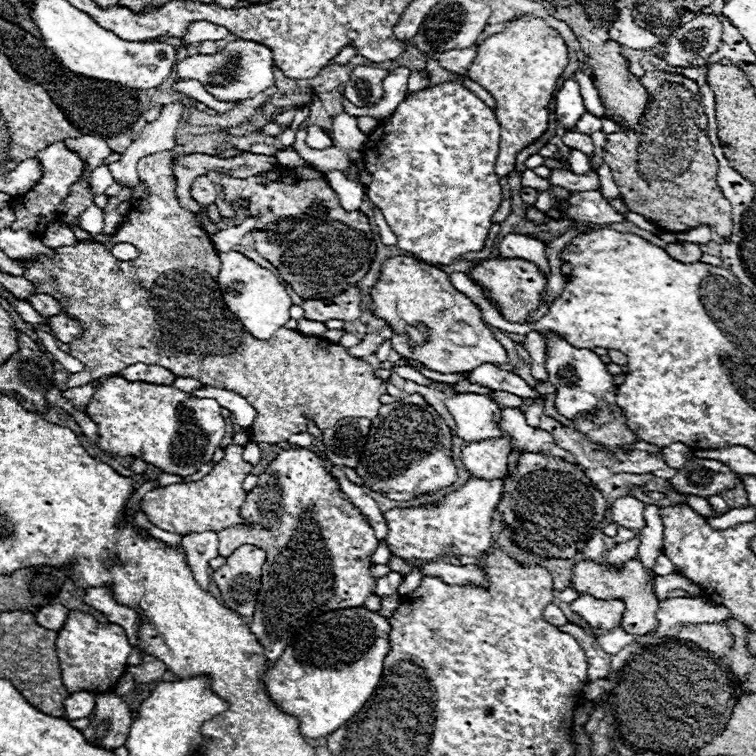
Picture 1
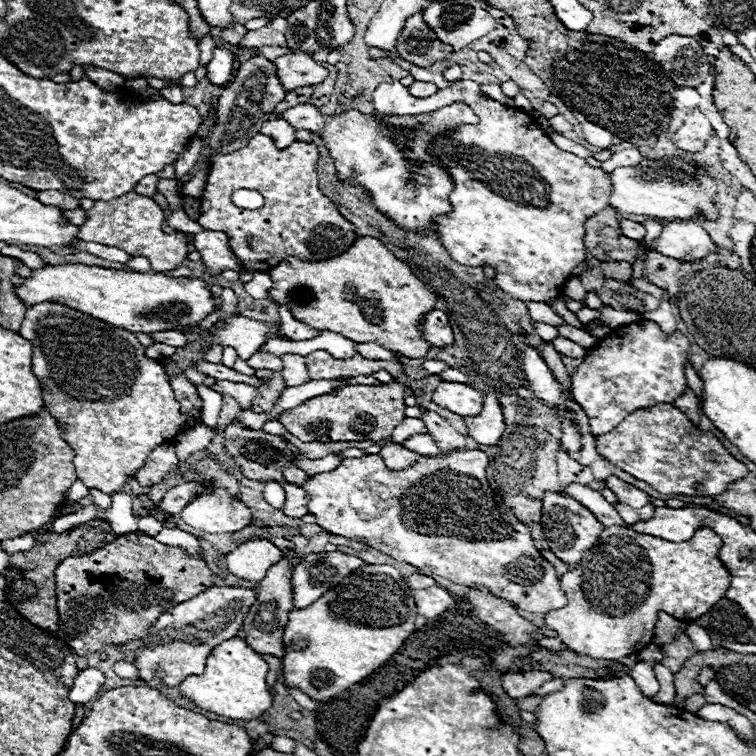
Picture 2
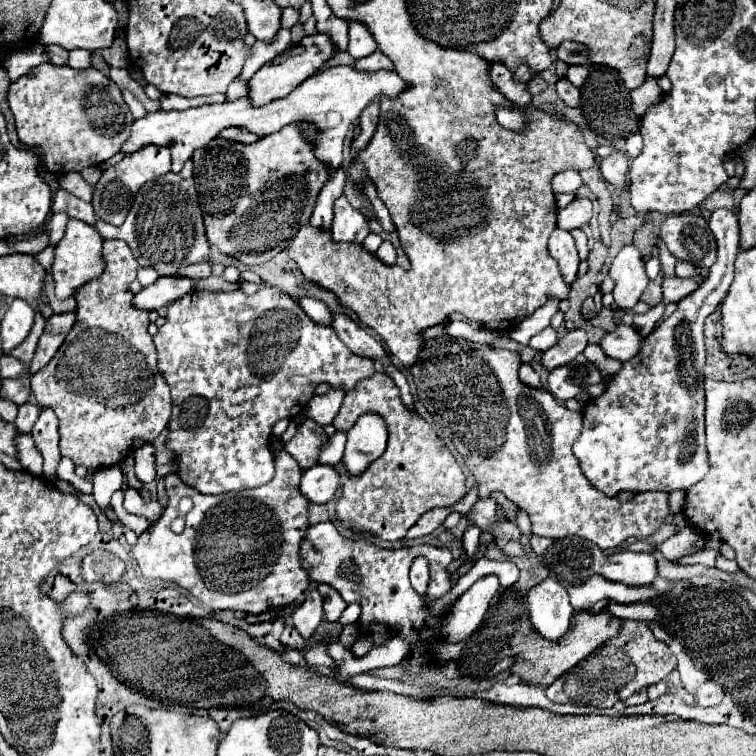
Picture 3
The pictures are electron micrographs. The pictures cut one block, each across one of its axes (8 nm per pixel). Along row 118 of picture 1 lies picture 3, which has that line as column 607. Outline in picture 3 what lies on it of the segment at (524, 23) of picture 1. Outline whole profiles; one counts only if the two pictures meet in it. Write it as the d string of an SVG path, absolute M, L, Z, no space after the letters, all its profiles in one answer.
M442 334L438 338L426 338L422 352L410 366L418 400L430 412L442 434L450 438L464 458L464 464L476 478L478 496L488 498L492 492L502 492L520 510L524 510L532 522L532 532L546 538L580 536L598 544L598 548L616 548L626 538L646 538L654 534L668 516L668 492L644 492L630 502L602 496L582 476L578 460L574 460L572 444L582 432L582 414L560 406L548 390L524 386L518 380L520 356L510 350L498 350L488 344L476 344L462 338Z

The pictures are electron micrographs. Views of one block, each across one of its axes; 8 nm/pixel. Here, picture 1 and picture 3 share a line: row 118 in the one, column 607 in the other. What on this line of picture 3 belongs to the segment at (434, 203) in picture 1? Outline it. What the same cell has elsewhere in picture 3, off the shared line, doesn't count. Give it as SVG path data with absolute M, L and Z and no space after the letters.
M728 208L714 210L710 216L710 230L718 244L718 258L708 270L704 284L676 304L676 312L672 312L658 328L652 330L648 338L642 340L634 360L622 362L620 372L610 378L600 398L592 398L582 410L582 434L574 442L572 454L578 458L582 474L588 478L588 482L610 498L626 490L688 490L708 472L704 448L704 320L718 308L734 280L734 260L740 250L738 216Z

